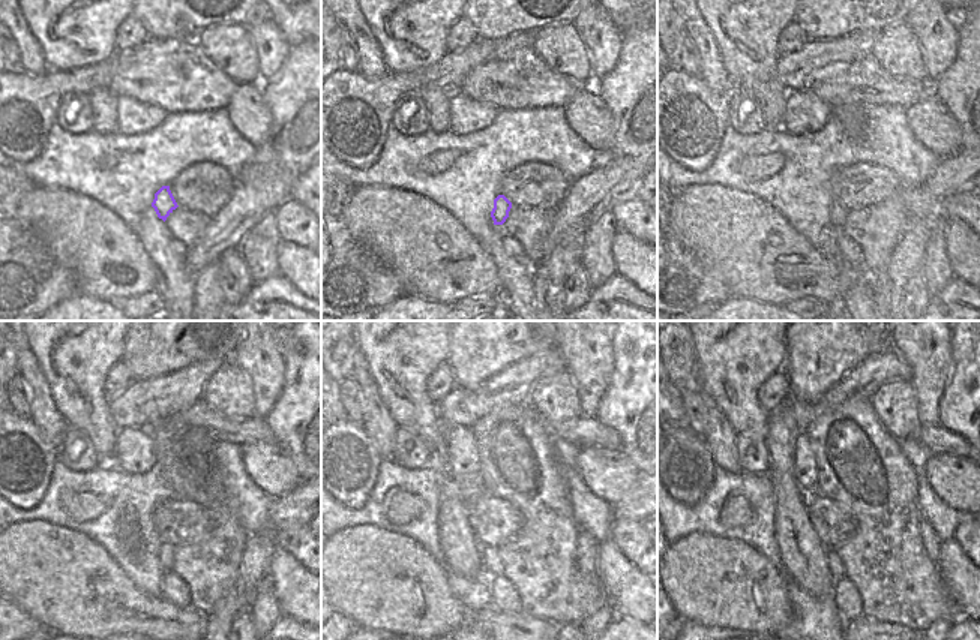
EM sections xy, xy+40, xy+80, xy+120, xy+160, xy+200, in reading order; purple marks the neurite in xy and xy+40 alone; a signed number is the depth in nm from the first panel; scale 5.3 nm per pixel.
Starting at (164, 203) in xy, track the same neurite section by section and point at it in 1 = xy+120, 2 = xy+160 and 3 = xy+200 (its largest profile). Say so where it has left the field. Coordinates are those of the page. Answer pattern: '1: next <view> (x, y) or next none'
1: next xy+120 (165, 552)
2: next xy+160 (491, 559)
3: next xy+200 (833, 562)

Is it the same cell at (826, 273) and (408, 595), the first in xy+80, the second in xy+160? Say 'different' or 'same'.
same

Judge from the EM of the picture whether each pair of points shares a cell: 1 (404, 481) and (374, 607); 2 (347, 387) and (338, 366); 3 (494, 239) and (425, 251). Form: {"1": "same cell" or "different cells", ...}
{"1": "different cells", "2": "different cells", "3": "different cells"}

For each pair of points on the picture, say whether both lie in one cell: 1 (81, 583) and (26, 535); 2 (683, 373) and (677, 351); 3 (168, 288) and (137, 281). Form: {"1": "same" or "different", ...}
{"1": "same", "2": "same", "3": "different"}

